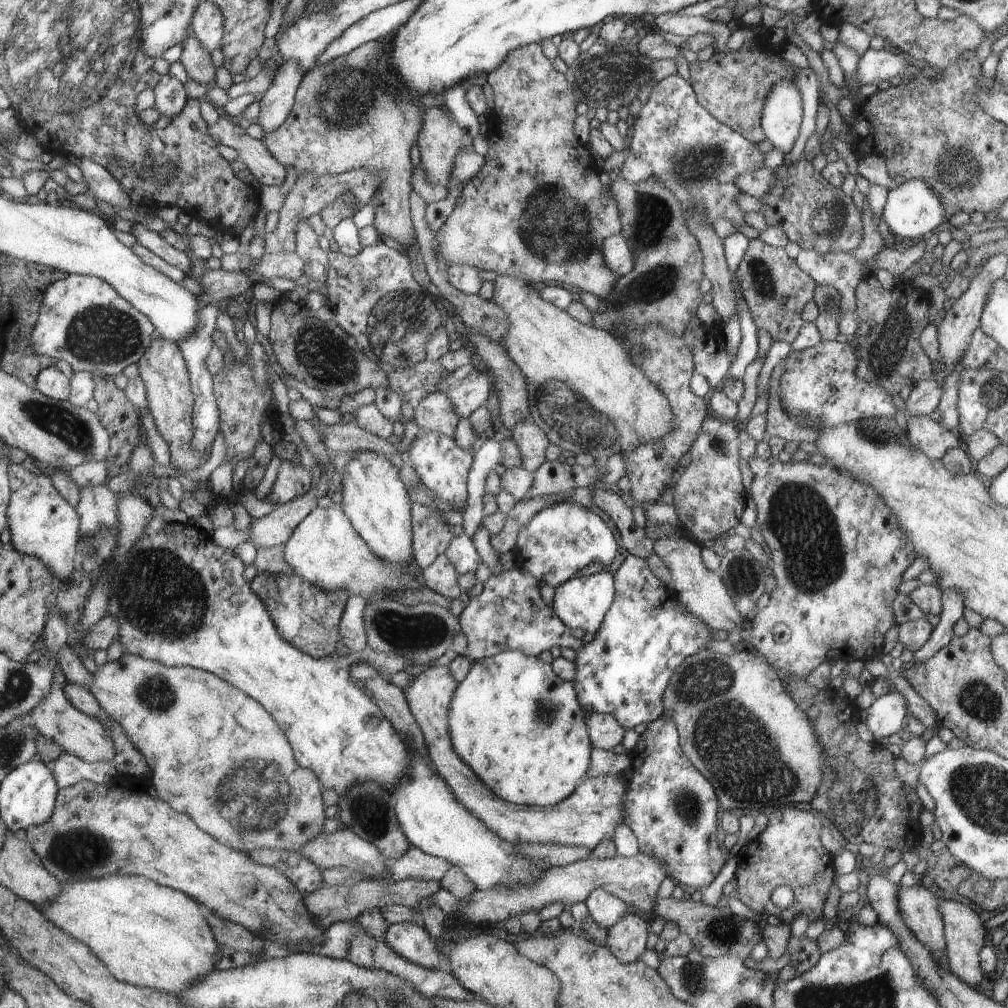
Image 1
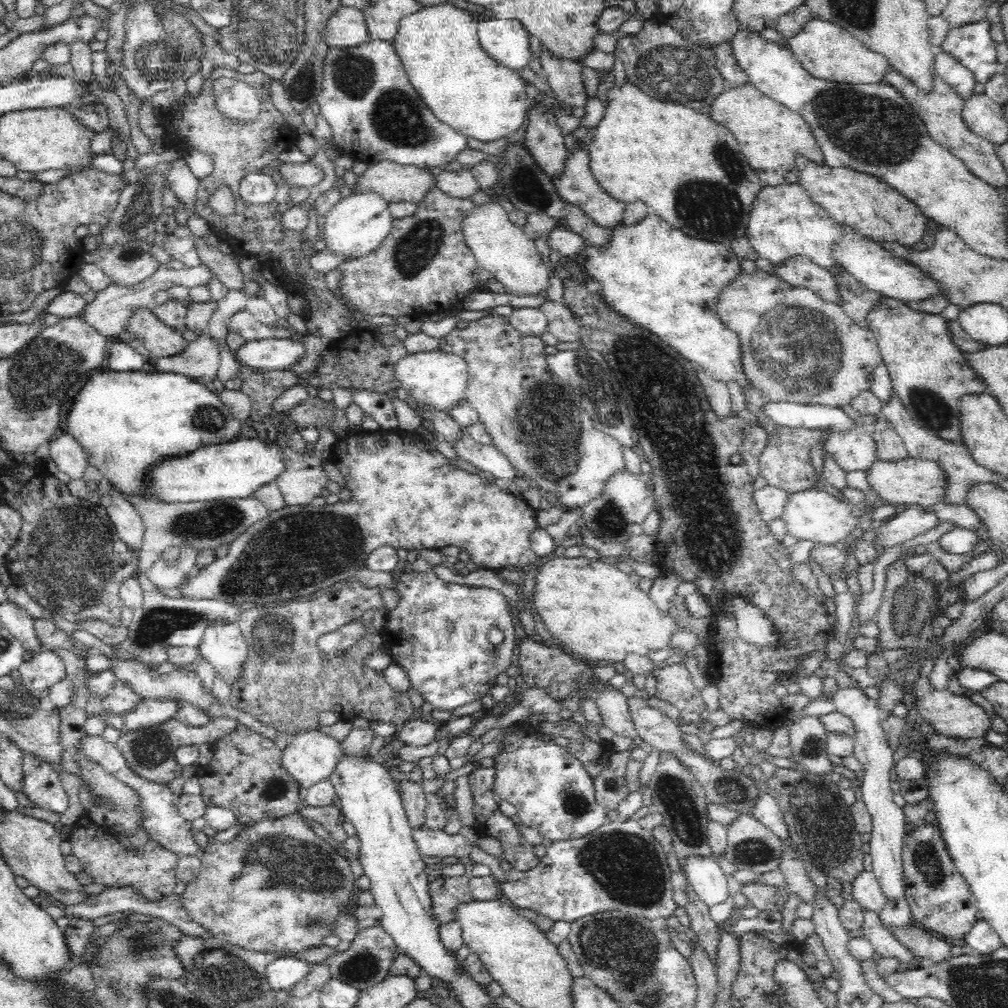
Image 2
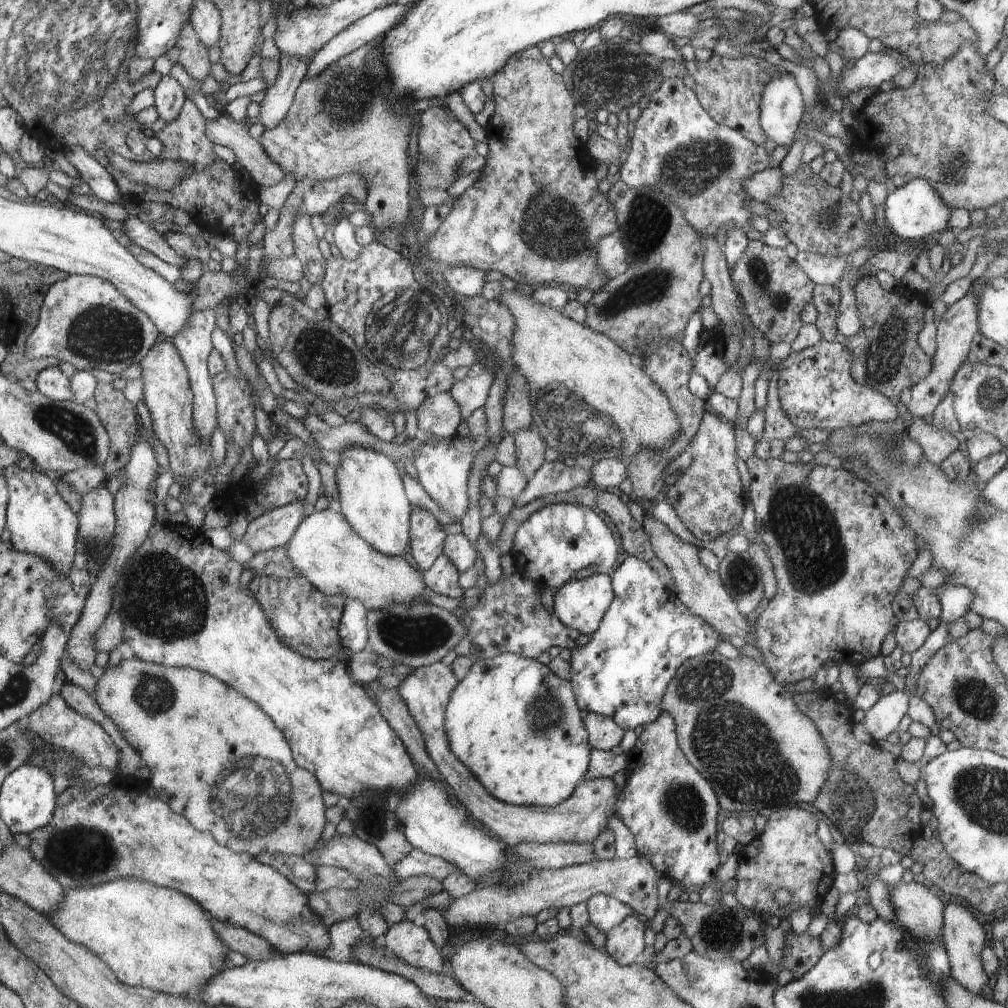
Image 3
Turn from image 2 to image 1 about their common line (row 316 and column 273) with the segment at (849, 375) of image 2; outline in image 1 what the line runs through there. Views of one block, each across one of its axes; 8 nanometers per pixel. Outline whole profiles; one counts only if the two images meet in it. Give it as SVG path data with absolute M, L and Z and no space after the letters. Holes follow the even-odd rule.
M124 654L118 661L108 661L99 667L98 673L93 674L93 683L89 686L90 692L97 697L98 704L105 709L105 712L121 724L132 744L140 750L145 761L149 764L152 770L150 779L153 784L153 793L156 793L163 801L167 801L174 810L192 817L194 822L198 824L198 828L212 834L223 845L249 854L258 849L278 849L300 853L300 849L309 843L310 839L322 832L326 808L322 802L321 779L316 776L314 771L298 766L285 732L260 702L243 693L241 689L231 685L228 681L217 677L214 673L187 666L168 666L138 655Z

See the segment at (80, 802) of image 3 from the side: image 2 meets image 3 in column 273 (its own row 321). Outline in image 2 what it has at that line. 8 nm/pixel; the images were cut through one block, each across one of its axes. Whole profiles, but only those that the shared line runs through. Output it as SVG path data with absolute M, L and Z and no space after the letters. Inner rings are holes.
M882 297L868 313L868 326L876 337L881 353L881 360L888 369L889 378L893 384L893 392L901 404L905 406L909 416L918 425L936 436L947 441L960 442L960 397L969 394L978 394L986 388L969 366L966 355L952 341L947 329L947 322L941 314L928 314L914 310L904 301Z

